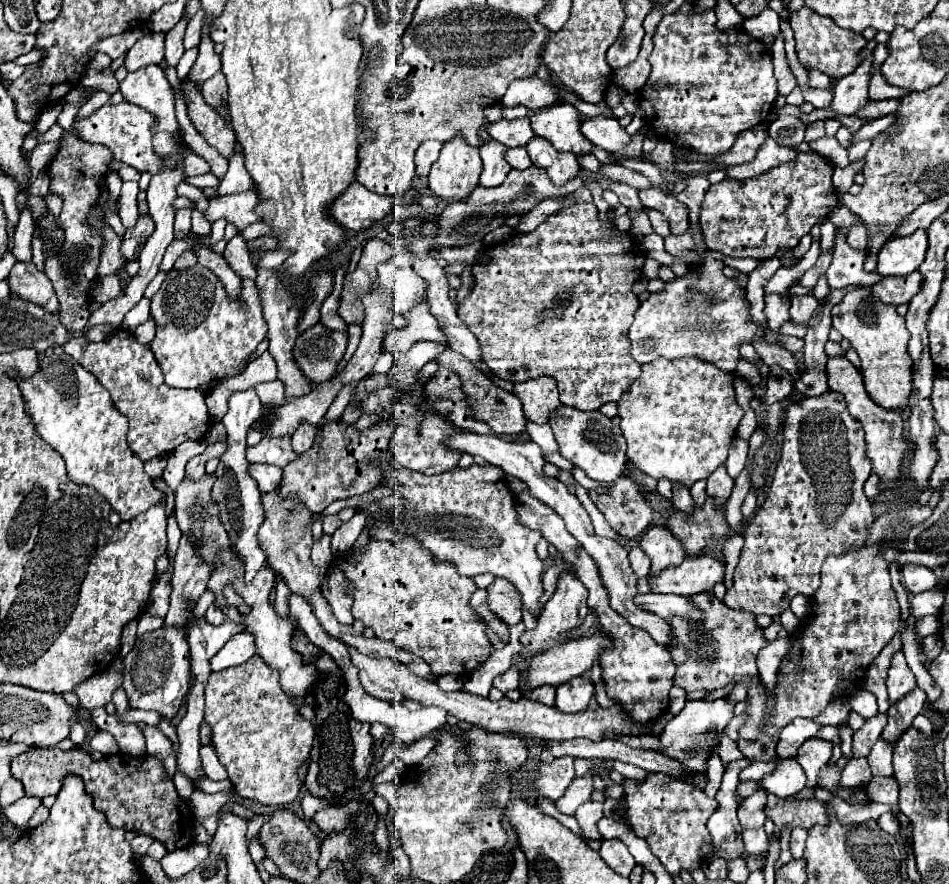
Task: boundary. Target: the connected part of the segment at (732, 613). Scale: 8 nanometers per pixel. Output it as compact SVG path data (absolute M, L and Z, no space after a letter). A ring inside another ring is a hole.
M708 592L700 596L692 596L692 602L704 612L702 622L692 622L684 618L666 618L670 620L674 632L674 640L672 640L674 646L670 648L670 654L676 664L674 684L686 688L686 692L700 688L716 690L720 686L726 686L732 678L740 682L754 676L758 672L756 654L760 648L768 644L762 638L762 628L754 620L756 616L750 612L732 610L724 606L716 596L708 596Z

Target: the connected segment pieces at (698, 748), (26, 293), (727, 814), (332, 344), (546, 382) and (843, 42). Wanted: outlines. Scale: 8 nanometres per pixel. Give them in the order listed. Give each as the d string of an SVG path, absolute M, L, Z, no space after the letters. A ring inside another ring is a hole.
M722 696L718 700L704 700L704 698L688 700L682 712L672 722L668 722L668 726L660 734L662 744L658 752L680 760L688 772L704 772L710 752L718 746L722 730L732 718L734 718L734 702L728 696Z
M16 262L8 274L8 286L12 296L28 300L42 306L50 314L58 314L60 306L54 294L54 288L44 272L40 272L32 262Z
M740 758L734 762L726 764L724 776L722 776L722 786L716 794L718 800L718 810L710 816L708 820L708 830L714 840L714 854L724 856L726 860L732 860L734 856L740 856L744 852L742 844L742 826L736 818L736 786L738 786L738 776L740 772L750 766L752 760Z
M318 322L296 338L292 356L302 374L318 386L332 378L338 362L346 352L346 342L346 334L334 330L326 332L326 326Z
M536 378L528 382L518 382L514 384L514 394L520 398L526 418L534 420L536 424L546 424L548 416L556 412L554 408L560 406L556 380L552 378Z
M802 8L794 14L790 14L790 26L794 30L794 38L796 38L796 54L798 60L808 68L808 70L820 70L824 74L828 74L834 80L840 80L842 76L854 72L854 68L860 64L860 60L856 58L858 50L866 46L866 40L862 34L856 34L852 30L844 30L840 26L834 24L832 18L820 16L810 8Z

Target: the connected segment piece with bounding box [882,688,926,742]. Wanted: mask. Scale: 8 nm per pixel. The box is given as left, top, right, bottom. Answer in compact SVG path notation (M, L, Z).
M914 688L912 692L908 692L908 696L900 698L896 704L890 704L888 724L882 732L882 736L890 742L896 742L900 738L900 734L912 726L914 716L924 710L924 704L926 704L926 694L920 688Z

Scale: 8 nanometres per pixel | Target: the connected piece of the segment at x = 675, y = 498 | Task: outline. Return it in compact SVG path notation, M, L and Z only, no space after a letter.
M672 484L672 504L684 512L690 512L694 508L694 500L690 496L690 490L684 488L684 484Z

